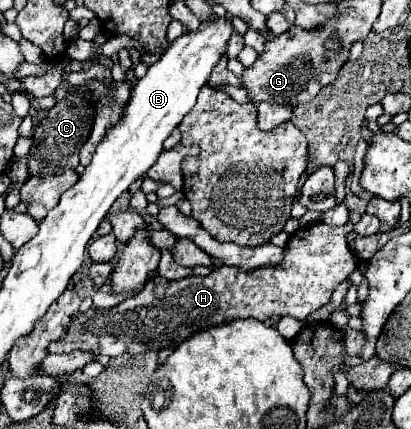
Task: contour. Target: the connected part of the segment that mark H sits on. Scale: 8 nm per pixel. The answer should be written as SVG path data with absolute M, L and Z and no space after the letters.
M310 223L290 235L284 247L284 259L278 265L256 267L244 271L240 267L220 267L206 277L184 277L168 281L156 277L144 289L112 309L88 309L72 319L66 333L48 345L50 353L88 351L94 355L118 357L124 351L132 355L144 351L160 351L164 347L178 347L184 339L200 329L214 327L236 317L254 317L268 321L272 315L292 315L304 321L312 311L326 305L338 283L348 279L350 271L358 267L352 255L346 233L354 227L330 227L326 223Z

